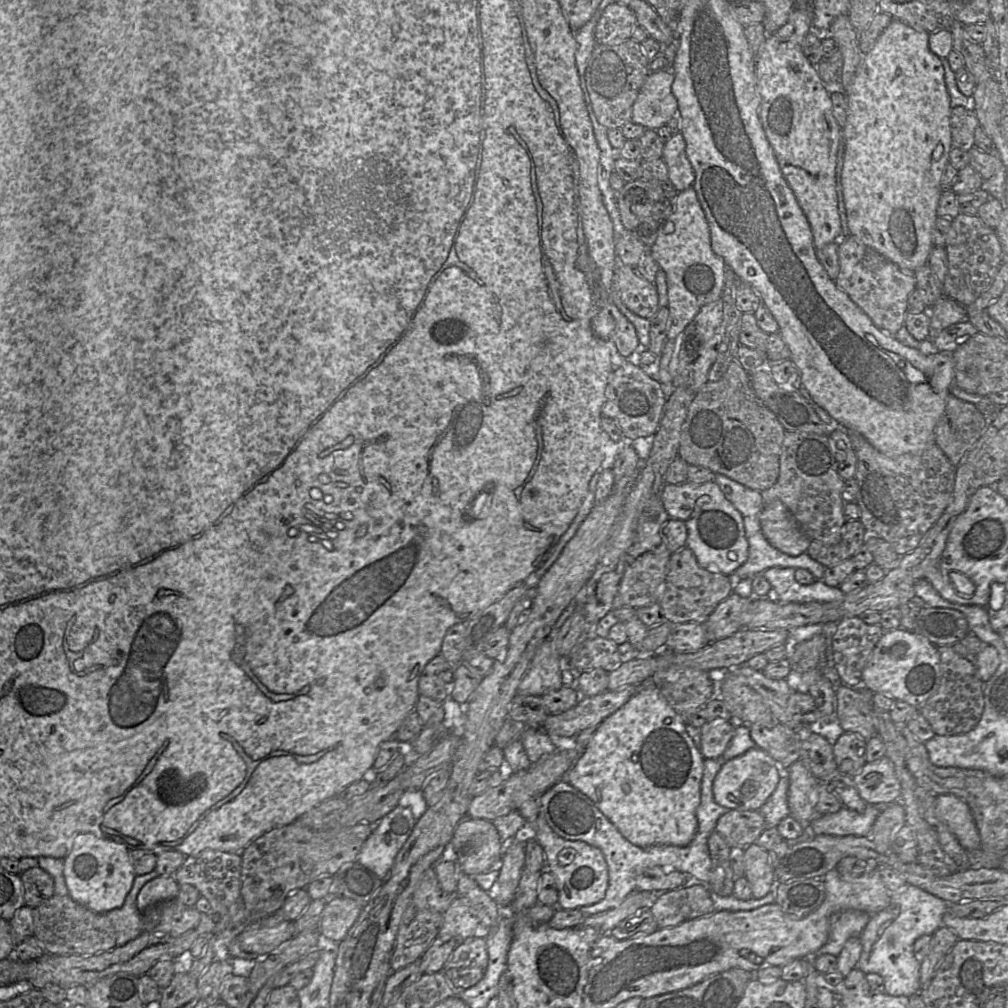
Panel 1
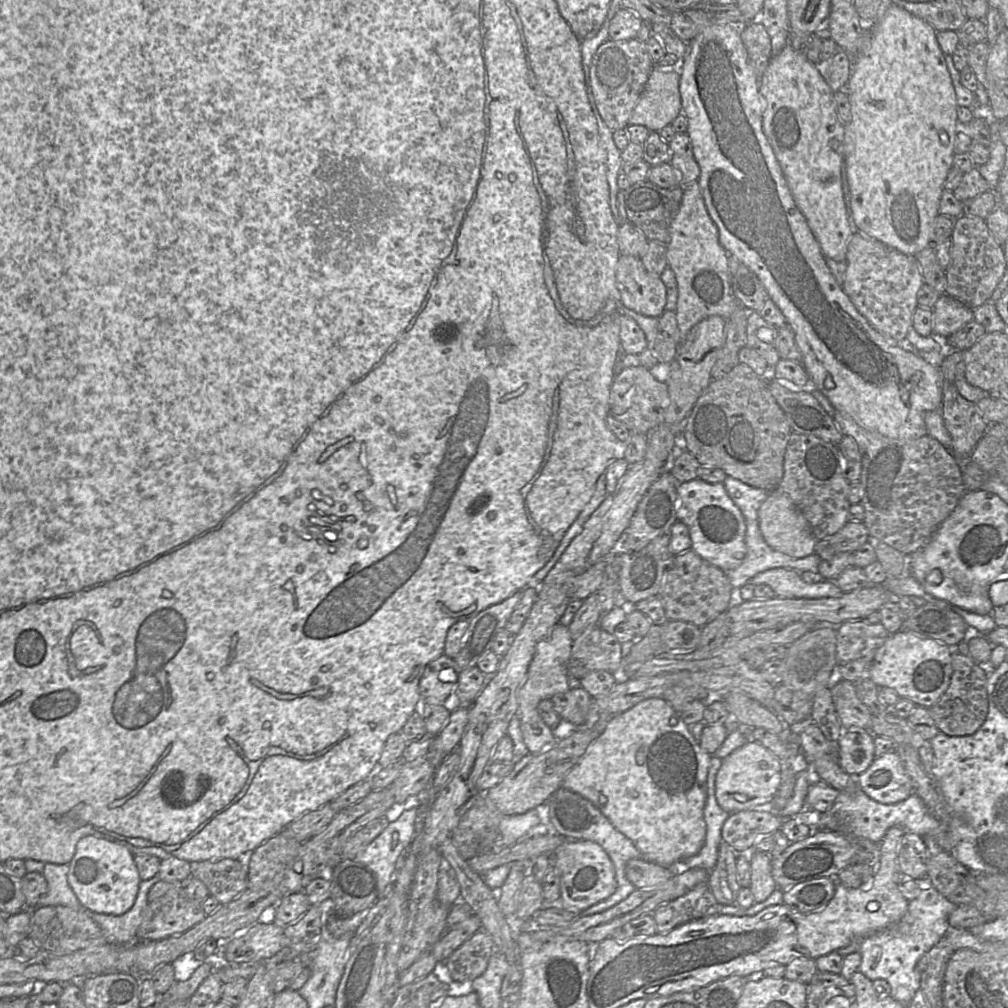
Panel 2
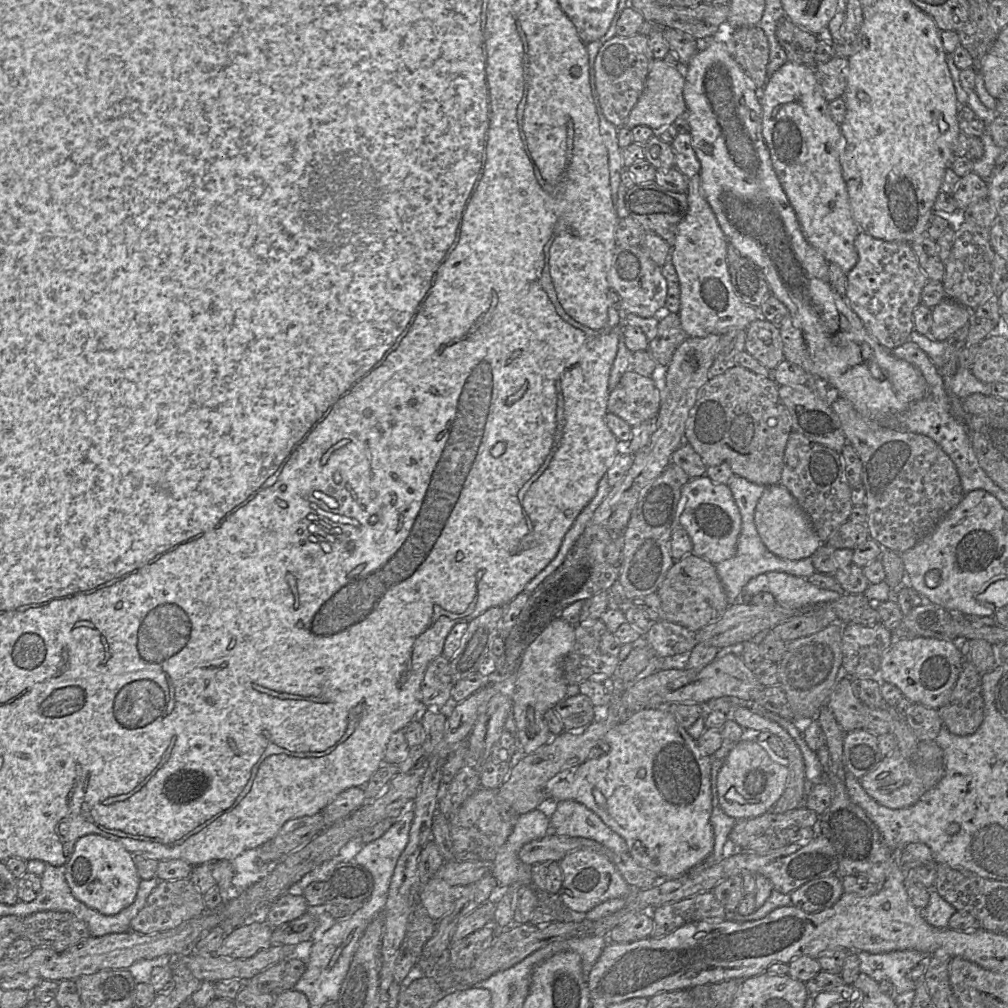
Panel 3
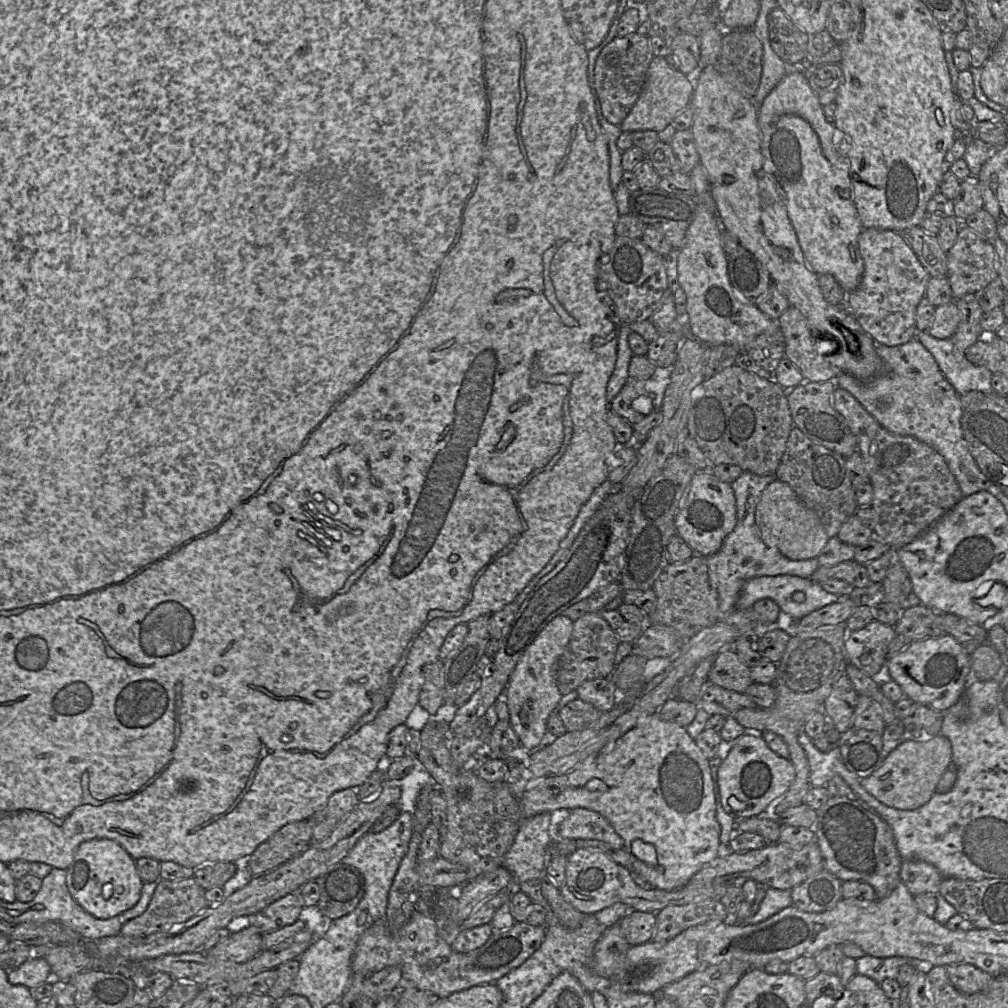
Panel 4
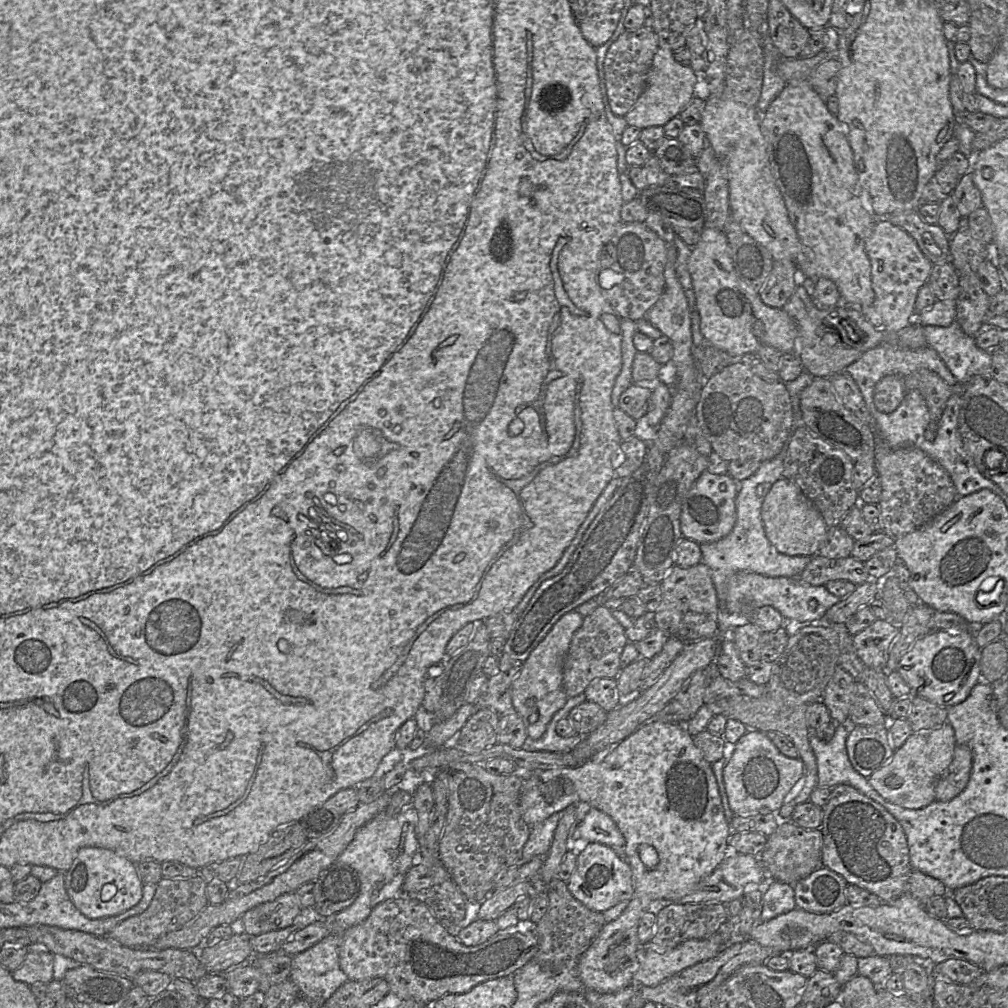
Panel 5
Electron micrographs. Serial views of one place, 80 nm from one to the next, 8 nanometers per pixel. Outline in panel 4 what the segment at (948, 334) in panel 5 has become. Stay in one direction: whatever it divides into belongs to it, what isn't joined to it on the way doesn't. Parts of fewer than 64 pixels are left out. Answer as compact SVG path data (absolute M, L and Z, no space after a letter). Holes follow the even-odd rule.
M917 332L915 336L933 355L941 372L959 395L970 391L979 391L984 394L992 393L992 372L985 365L975 365L968 361L965 354L961 354L954 347L952 338L937 339L928 332Z

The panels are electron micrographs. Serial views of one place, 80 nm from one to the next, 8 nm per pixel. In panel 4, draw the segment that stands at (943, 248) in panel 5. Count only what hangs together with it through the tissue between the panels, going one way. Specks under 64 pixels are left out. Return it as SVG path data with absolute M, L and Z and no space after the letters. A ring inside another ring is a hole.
M922 225L906 229L901 234L931 277L947 276L947 252L941 247L937 235L927 232Z

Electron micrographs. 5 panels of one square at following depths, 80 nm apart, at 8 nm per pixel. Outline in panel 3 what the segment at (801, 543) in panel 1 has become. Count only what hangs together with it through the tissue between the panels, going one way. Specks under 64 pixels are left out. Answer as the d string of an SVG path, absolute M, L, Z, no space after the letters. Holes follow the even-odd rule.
M780 484L766 487L756 506L754 522L766 548L782 559L801 560L811 557L822 544L810 517Z

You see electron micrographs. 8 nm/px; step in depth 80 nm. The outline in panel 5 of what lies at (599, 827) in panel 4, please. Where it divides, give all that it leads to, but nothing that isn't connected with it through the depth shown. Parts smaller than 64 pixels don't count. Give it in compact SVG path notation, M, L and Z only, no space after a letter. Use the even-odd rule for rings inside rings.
M590 808L583 820L575 826L570 837L611 848L625 847L625 838L613 819L595 808Z

